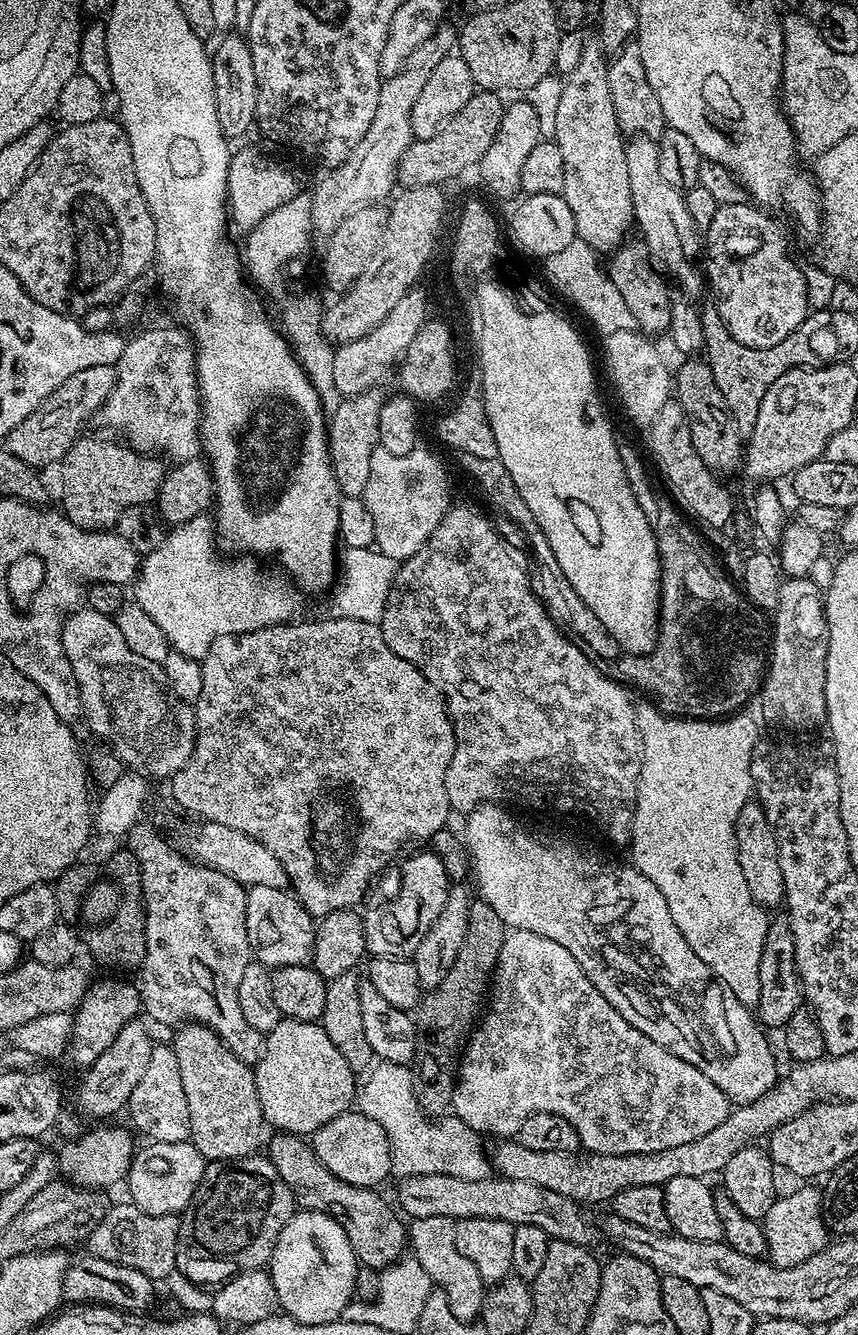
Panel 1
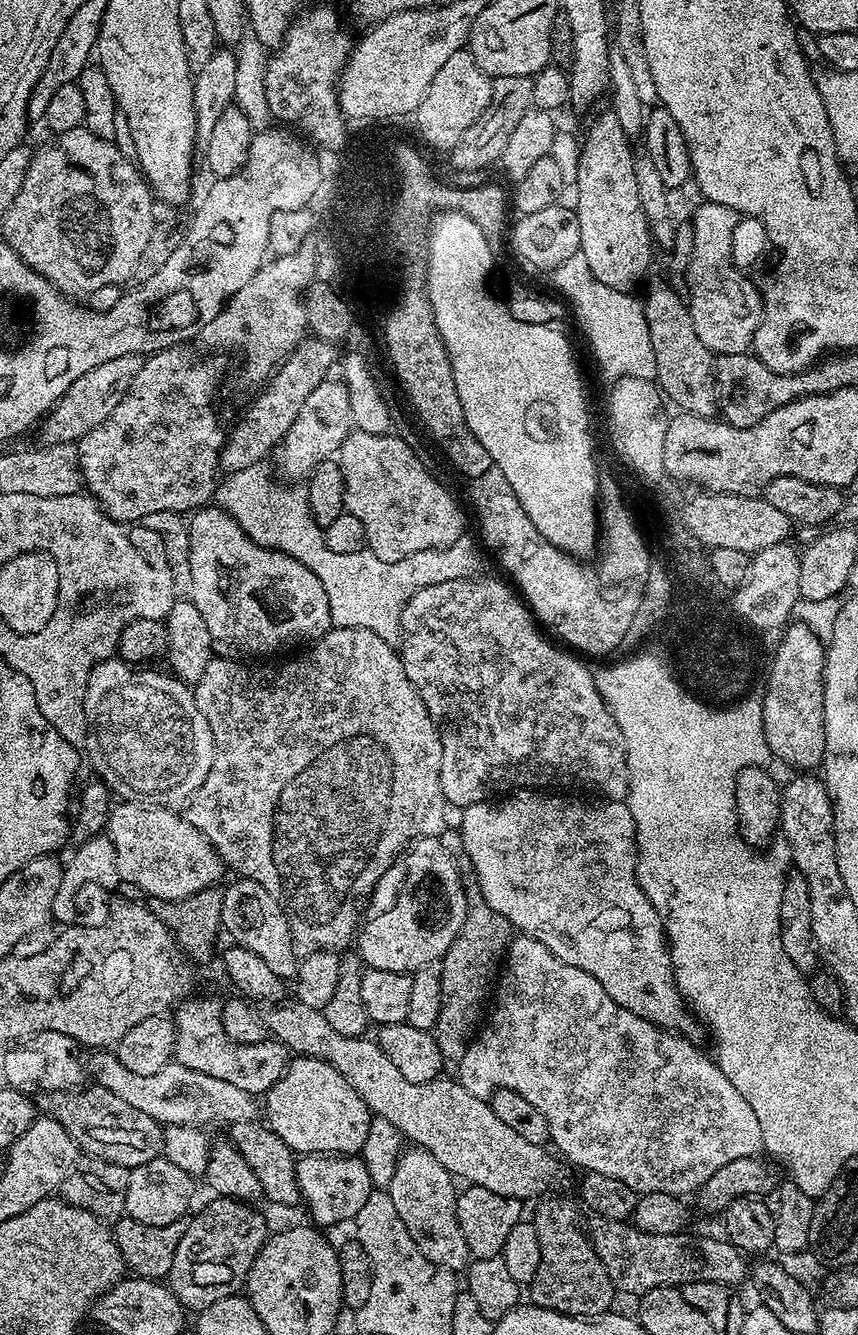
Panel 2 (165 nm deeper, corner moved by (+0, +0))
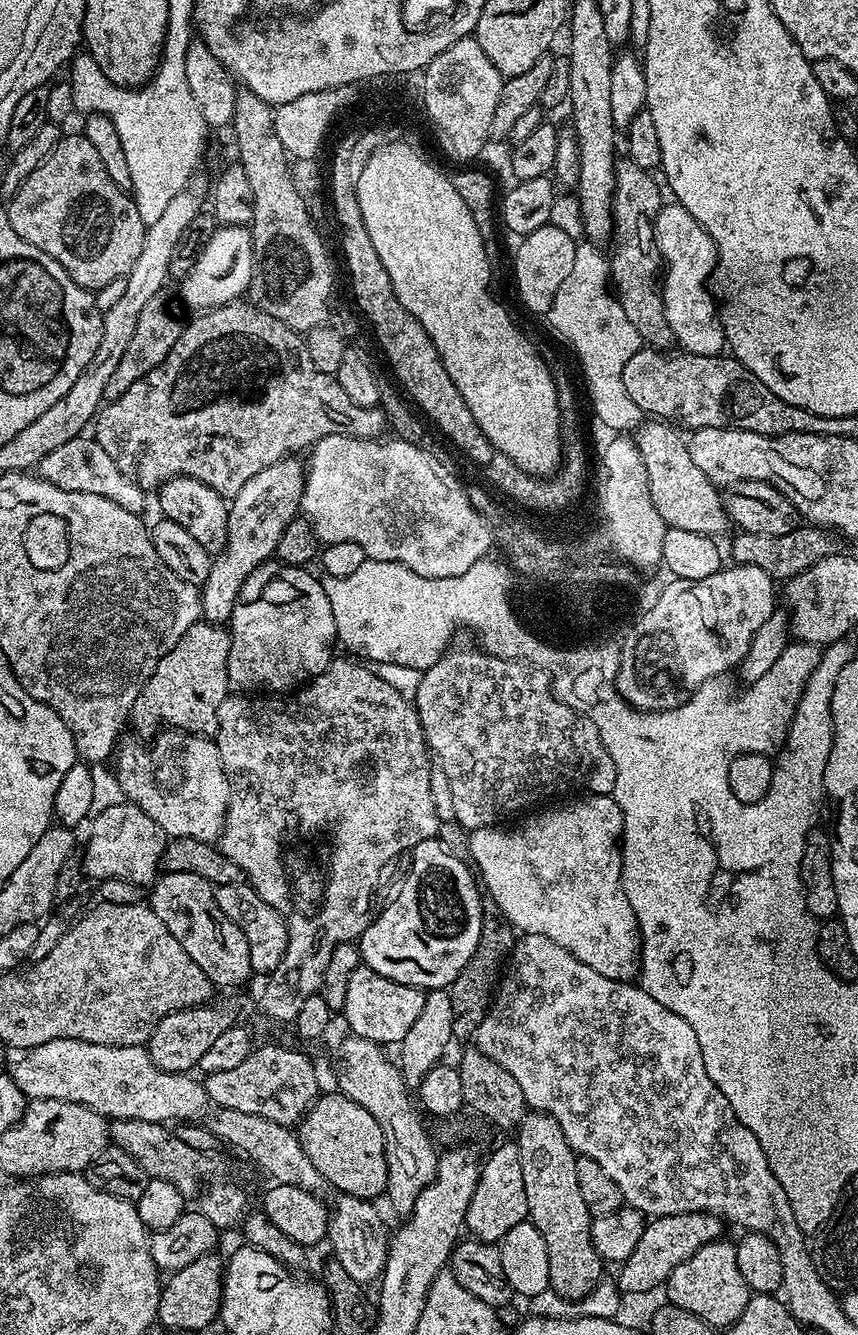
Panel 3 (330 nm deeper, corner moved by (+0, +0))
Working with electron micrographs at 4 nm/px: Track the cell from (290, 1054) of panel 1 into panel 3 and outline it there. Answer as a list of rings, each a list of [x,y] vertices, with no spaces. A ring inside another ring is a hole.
[[[332,1090],[329,1096],[317,1095],[311,1108],[298,1125],[298,1135],[306,1158],[314,1162],[314,1170],[326,1178],[337,1193],[357,1196],[363,1200],[383,1197],[388,1186],[386,1150],[382,1126],[358,1102]]]

